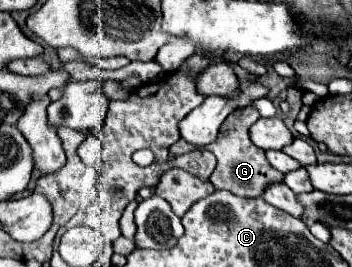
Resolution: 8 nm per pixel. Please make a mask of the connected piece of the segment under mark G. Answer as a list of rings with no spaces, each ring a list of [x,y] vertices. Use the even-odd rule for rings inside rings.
[[[242,107],[242,109],[236,109],[232,115],[226,117],[226,121],[222,123],[220,127],[220,135],[216,137],[214,143],[210,143],[210,153],[214,153],[218,165],[214,169],[214,173],[210,175],[210,183],[216,187],[216,189],[226,189],[226,191],[232,191],[234,195],[240,195],[240,197],[260,197],[264,187],[272,181],[282,181],[282,173],[274,171],[266,157],[264,157],[264,149],[256,147],[250,137],[248,137],[248,129],[252,127],[252,123],[256,123],[260,119],[258,111],[254,107]]]

